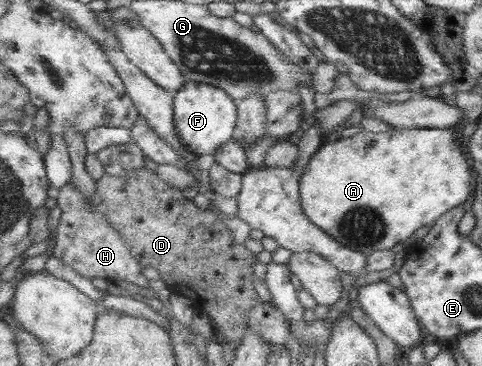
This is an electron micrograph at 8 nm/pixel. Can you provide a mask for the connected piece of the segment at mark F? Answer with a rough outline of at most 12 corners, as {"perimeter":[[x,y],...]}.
{"perimeter":[[190,80],[174,93],[177,136],[214,157],[236,138],[237,102]]}

